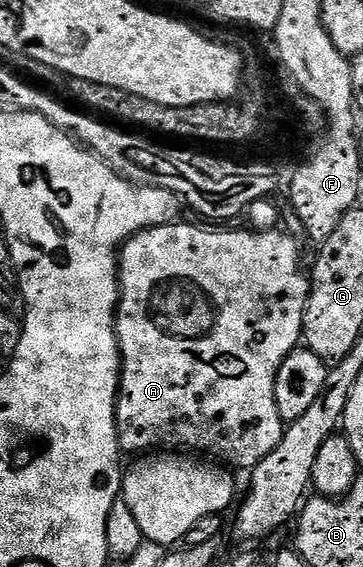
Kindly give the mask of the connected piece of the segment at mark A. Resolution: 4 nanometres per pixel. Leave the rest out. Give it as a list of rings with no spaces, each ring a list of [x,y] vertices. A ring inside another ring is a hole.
[[[175,221],[164,227],[147,227],[127,241],[120,251],[120,298],[114,320],[118,335],[118,352],[122,354],[122,378],[118,384],[118,446],[123,452],[138,453],[197,453],[222,465],[253,469],[276,445],[280,445],[284,424],[276,409],[276,373],[280,365],[299,346],[306,299],[310,295],[311,280],[302,272],[298,243],[282,229],[260,231],[205,231],[190,223]]]

